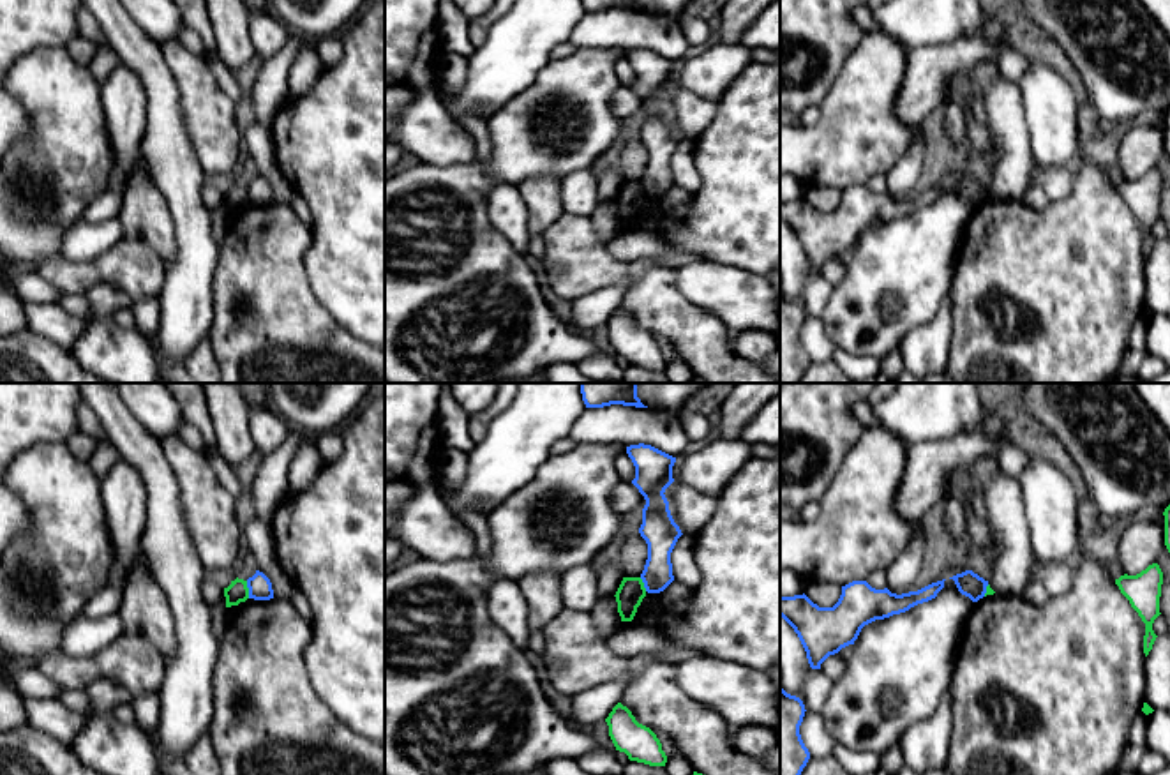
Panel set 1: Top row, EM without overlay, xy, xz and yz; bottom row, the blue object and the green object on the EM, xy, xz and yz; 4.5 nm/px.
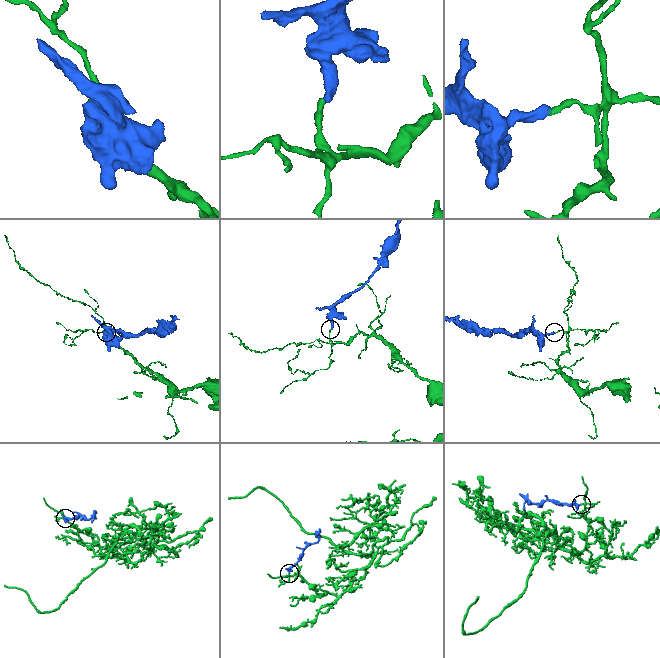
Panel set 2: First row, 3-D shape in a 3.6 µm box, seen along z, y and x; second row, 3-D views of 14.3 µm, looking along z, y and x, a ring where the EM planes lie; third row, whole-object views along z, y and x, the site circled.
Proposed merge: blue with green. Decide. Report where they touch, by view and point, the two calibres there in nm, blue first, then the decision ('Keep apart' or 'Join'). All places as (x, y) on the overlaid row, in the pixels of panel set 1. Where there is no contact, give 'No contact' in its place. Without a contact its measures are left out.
Touches blue at xy (249, 590). Thickness 110 nm (blue) against 100 nm. Keep apart

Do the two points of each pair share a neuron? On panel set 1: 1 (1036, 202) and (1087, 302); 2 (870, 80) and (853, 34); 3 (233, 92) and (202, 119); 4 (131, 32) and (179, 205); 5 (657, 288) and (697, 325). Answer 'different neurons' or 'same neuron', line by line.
1: different neurons
2: different neurons
3: different neurons
4: same neuron
5: same neuron

